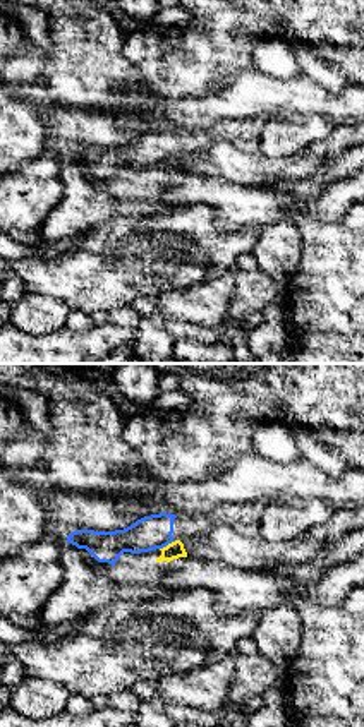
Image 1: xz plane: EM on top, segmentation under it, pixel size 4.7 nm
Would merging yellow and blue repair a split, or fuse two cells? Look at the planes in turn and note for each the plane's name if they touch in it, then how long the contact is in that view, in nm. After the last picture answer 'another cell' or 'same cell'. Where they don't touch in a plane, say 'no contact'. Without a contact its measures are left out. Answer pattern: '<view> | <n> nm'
xz | 90 nm

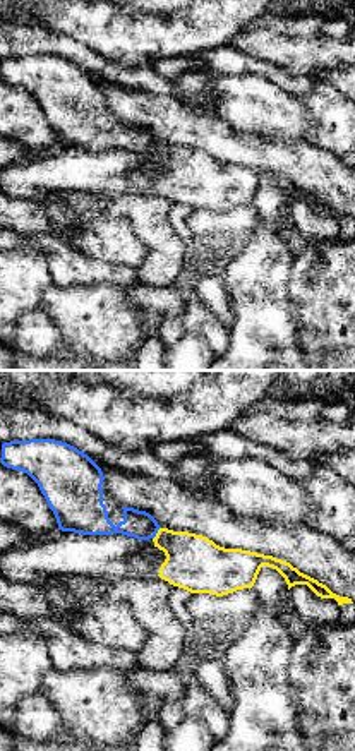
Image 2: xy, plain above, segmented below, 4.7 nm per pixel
xy | 70 nm

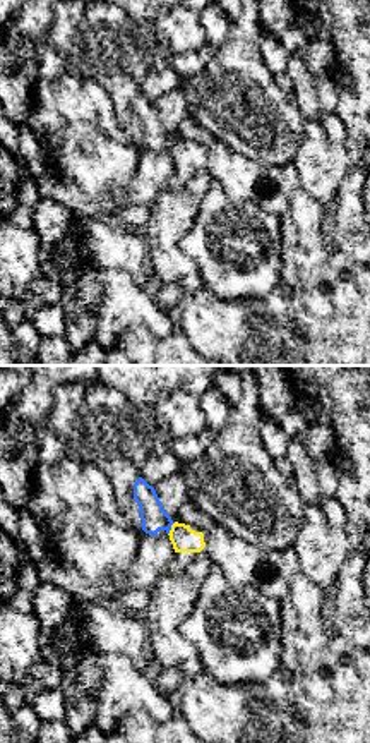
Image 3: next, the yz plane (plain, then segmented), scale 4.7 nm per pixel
yz | 70 nm

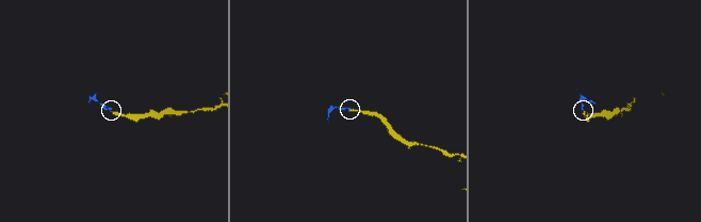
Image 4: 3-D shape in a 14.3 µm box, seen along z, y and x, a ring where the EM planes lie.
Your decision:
another cell

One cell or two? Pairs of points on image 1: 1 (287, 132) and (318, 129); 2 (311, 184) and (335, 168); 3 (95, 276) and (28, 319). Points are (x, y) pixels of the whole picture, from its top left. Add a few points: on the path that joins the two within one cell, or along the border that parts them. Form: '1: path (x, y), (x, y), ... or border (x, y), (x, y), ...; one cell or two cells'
1: path (294, 132), (311, 129); one cell
2: path (316, 184), (330, 172); one cell
3: border (24, 292), (55, 297), (71, 309); two cells

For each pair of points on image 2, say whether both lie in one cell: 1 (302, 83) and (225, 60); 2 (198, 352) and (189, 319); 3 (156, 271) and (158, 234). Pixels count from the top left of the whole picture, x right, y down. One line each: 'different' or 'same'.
1: same
2: different
3: same

